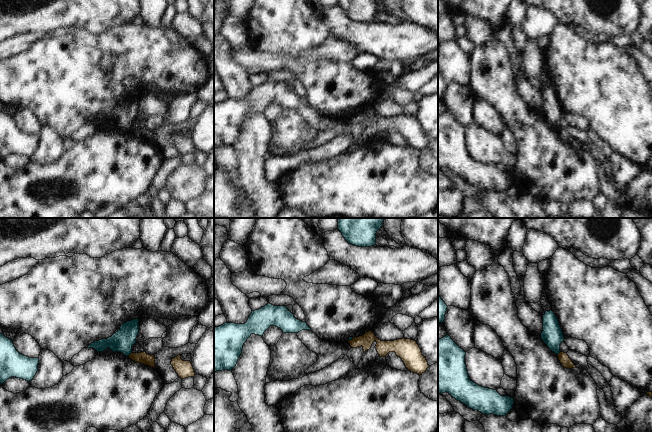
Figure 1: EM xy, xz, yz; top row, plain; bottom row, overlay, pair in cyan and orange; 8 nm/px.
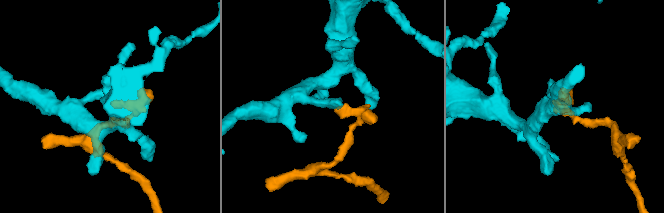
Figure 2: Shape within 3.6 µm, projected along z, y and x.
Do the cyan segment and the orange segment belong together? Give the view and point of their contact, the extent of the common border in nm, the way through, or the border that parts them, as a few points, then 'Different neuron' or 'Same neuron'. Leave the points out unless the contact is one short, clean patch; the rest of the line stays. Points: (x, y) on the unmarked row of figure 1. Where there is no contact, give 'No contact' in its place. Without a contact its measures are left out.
Touches cyan at xy (129, 130). Shared border 50 nm. Boundary: xy (131, 128), (127, 132). Different neuron

